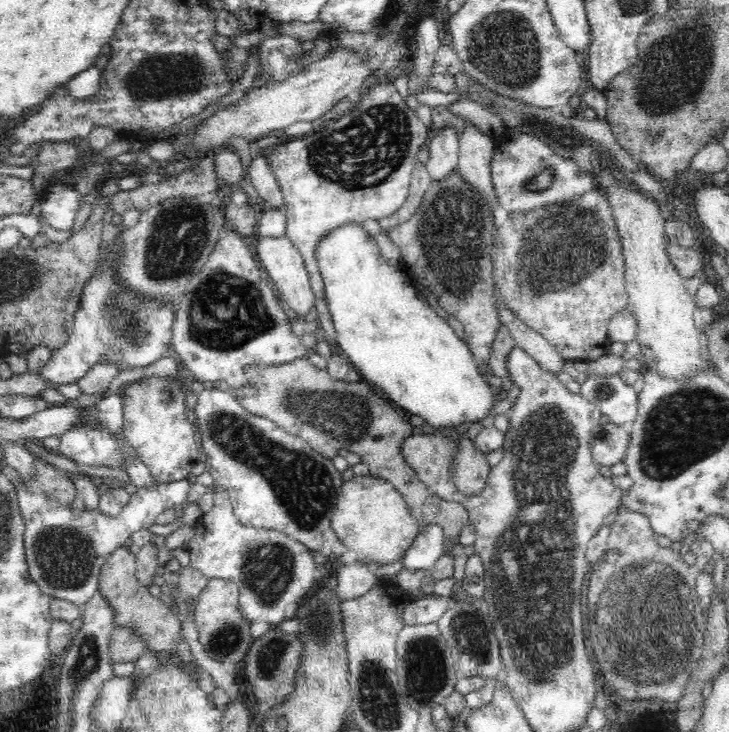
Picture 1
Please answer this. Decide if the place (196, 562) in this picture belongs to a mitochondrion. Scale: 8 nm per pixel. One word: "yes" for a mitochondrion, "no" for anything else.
no

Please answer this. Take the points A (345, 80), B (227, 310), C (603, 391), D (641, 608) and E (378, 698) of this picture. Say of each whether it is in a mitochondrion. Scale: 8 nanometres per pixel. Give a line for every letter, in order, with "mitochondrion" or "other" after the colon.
A: other
B: mitochondrion
C: mitochondrion
D: mitochondrion
E: mitochondrion

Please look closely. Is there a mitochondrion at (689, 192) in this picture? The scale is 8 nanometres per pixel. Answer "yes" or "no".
no

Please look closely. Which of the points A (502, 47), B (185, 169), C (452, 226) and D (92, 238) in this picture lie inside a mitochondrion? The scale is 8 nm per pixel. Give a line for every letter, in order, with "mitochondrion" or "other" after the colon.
A: mitochondrion
B: other
C: mitochondrion
D: other

